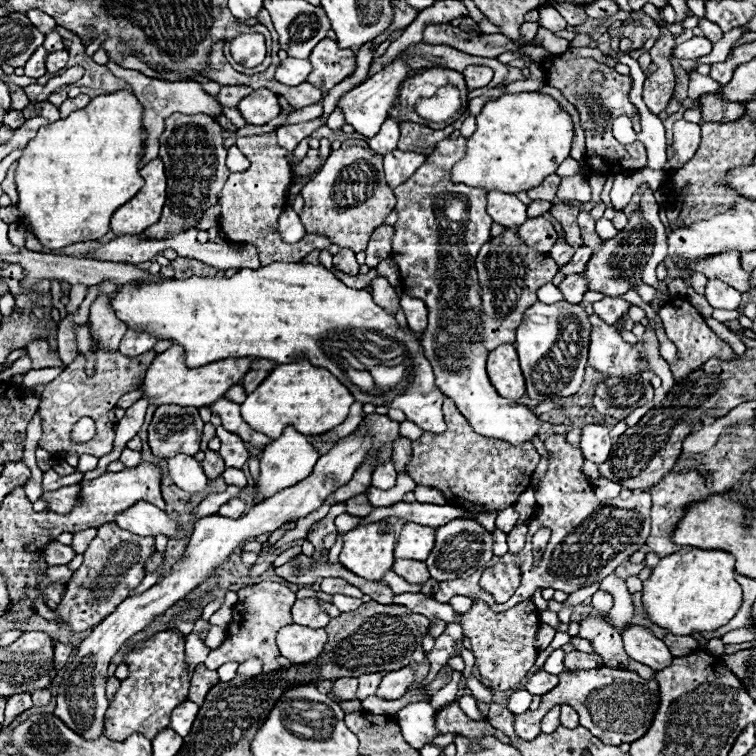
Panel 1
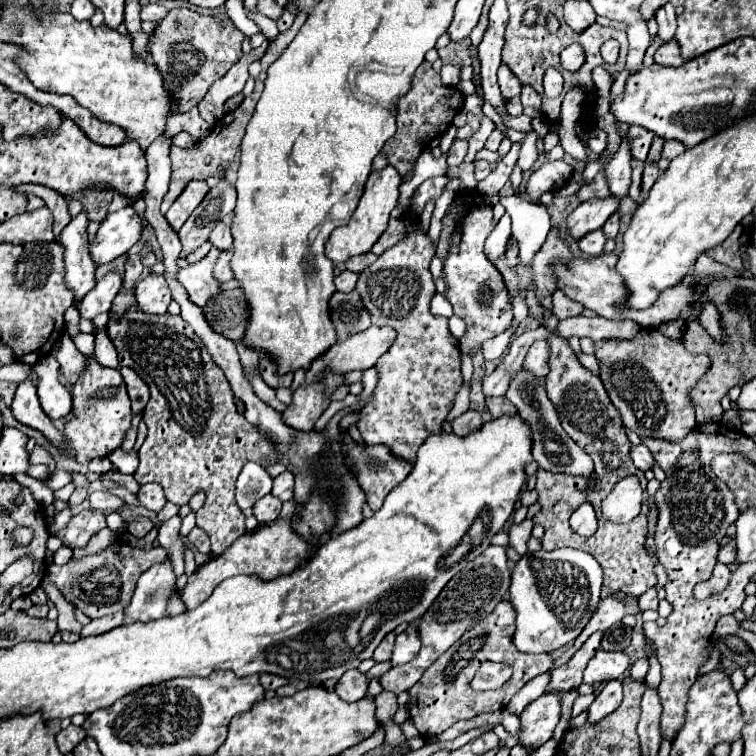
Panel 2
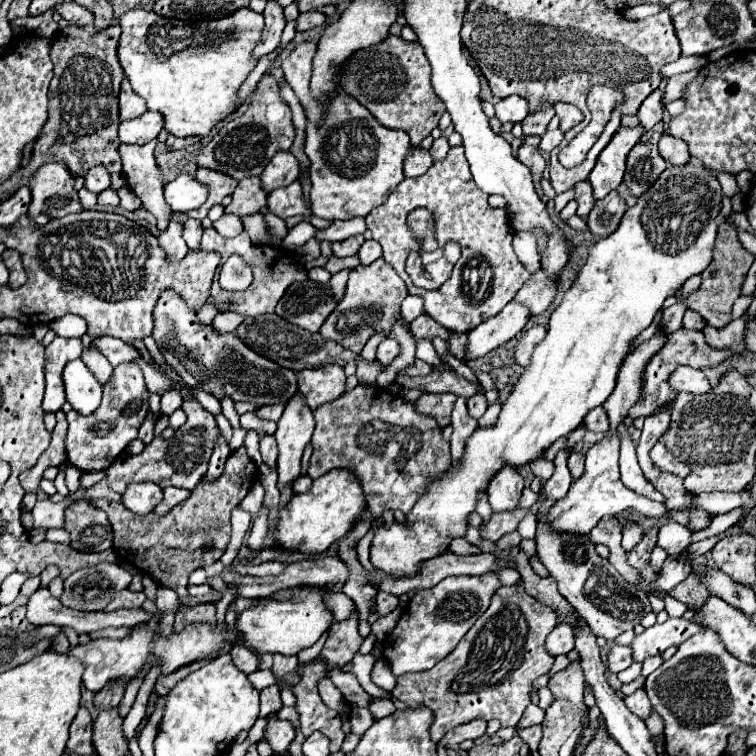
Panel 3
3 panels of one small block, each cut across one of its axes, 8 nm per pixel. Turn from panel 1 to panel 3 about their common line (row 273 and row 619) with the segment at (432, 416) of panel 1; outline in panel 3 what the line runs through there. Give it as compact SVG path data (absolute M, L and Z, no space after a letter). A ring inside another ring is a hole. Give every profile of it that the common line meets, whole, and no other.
M310 586L294 588L290 602L262 600L256 608L244 610L236 616L236 626L244 634L246 648L258 652L280 652L280 654L298 654L302 648L312 646L332 624L332 614L322 602L322 594Z

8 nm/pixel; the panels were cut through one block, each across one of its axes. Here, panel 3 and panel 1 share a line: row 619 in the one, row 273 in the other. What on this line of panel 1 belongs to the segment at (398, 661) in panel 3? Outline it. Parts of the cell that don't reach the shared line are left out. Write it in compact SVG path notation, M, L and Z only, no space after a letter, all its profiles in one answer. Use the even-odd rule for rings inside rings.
M466 138L438 142L434 152L426 158L426 162L416 170L416 174L394 188L396 194L396 212L398 222L394 224L396 232L392 238L392 258L400 266L400 278L402 286L408 296L420 298L428 306L428 328L420 334L424 354L430 360L436 376L436 386L454 400L458 410L466 416L474 432L486 436L510 442L512 446L520 446L524 442L530 442L542 428L542 420L532 412L532 408L524 404L510 402L502 398L496 388L490 384L486 374L486 358L488 350L482 344L482 294L480 294L480 280L476 270L476 254L480 252L480 246L490 240L490 226L492 218L488 218L486 212L486 194L484 188L472 188L466 184L454 184L450 174L456 162L464 158L466 154Z

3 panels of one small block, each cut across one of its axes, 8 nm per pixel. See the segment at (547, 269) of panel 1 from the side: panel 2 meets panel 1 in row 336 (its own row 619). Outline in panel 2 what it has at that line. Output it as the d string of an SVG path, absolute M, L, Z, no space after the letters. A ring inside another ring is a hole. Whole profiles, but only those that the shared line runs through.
M502 600L484 620L480 620L472 630L468 630L468 634L464 634L456 644L452 644L414 684L414 688L410 690L410 718L414 720L422 736L438 736L460 720L506 708L510 698L528 680L532 680L538 674L544 674L552 666L550 654L522 654L516 650L512 642L514 622L516 612L512 604ZM486 660L504 662L514 670L512 678L502 688L498 688L498 692L474 692L470 688L470 680L476 674L476 666L480 666Z

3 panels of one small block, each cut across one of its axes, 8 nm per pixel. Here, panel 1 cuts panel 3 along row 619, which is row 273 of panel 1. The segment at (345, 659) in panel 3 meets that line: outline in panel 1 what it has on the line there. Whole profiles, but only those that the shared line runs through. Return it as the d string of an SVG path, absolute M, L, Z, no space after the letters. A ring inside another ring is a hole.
M342 248L338 254L334 254L334 266L352 276L356 276L358 268L360 268L360 264L356 262L356 252L348 250L348 248Z

